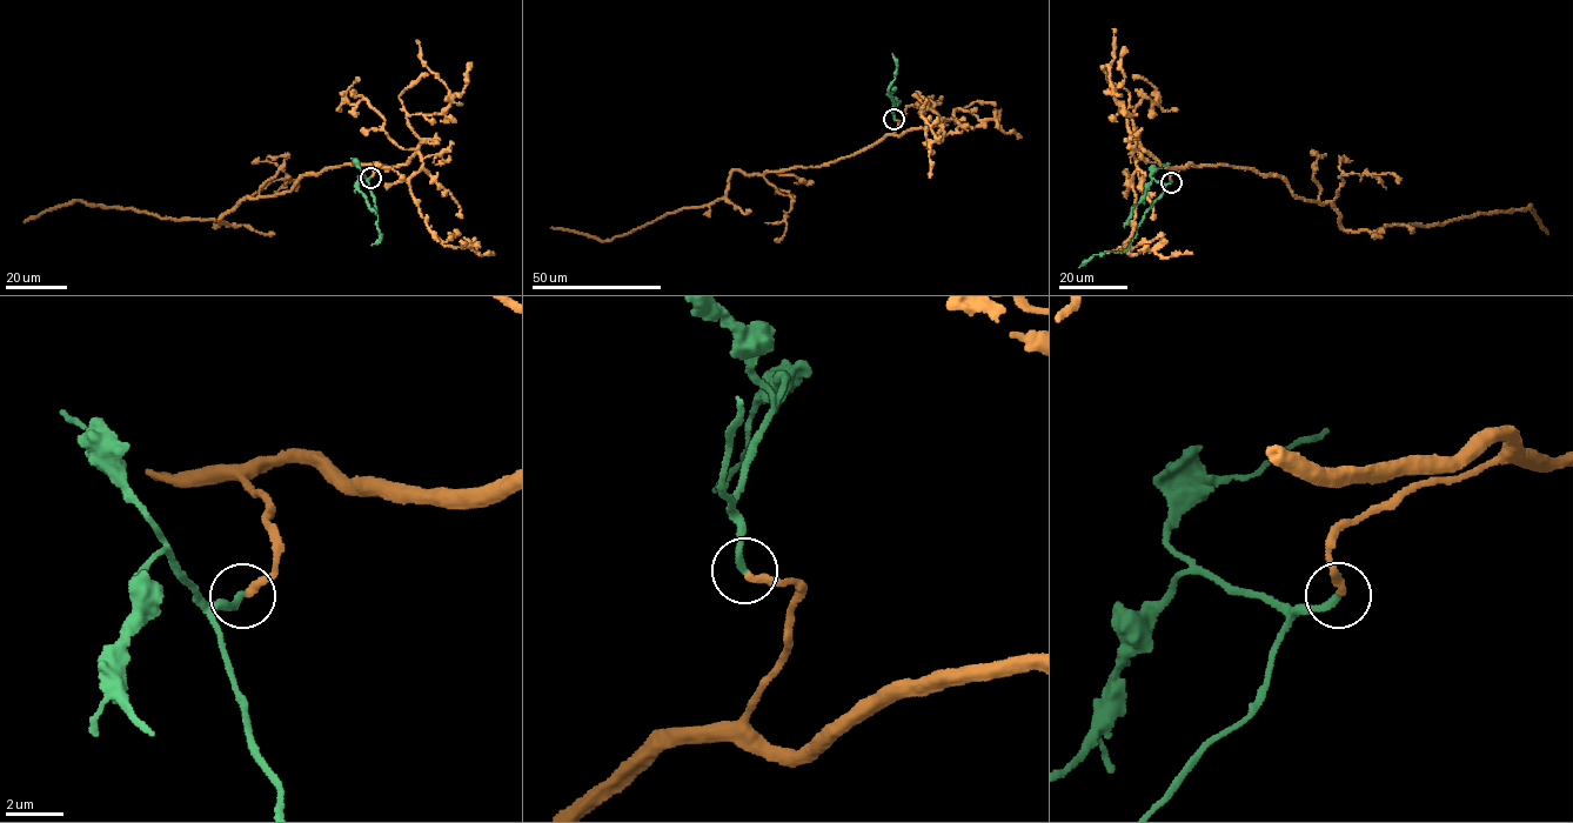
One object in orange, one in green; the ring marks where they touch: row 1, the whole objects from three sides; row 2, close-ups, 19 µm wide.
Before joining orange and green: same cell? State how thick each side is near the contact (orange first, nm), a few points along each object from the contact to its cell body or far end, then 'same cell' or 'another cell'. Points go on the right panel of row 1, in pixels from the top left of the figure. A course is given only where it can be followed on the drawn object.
calibres 280 and 280 nm; course orange (1171, 182), (1191, 166), (1278, 175), (1293, 194), (1332, 203), (1346, 231), (1441, 225), (1532, 206), (1547, 234); course green (1171, 182), (1145, 213), (1128, 248), (1096, 254), (1078, 267); same cell

